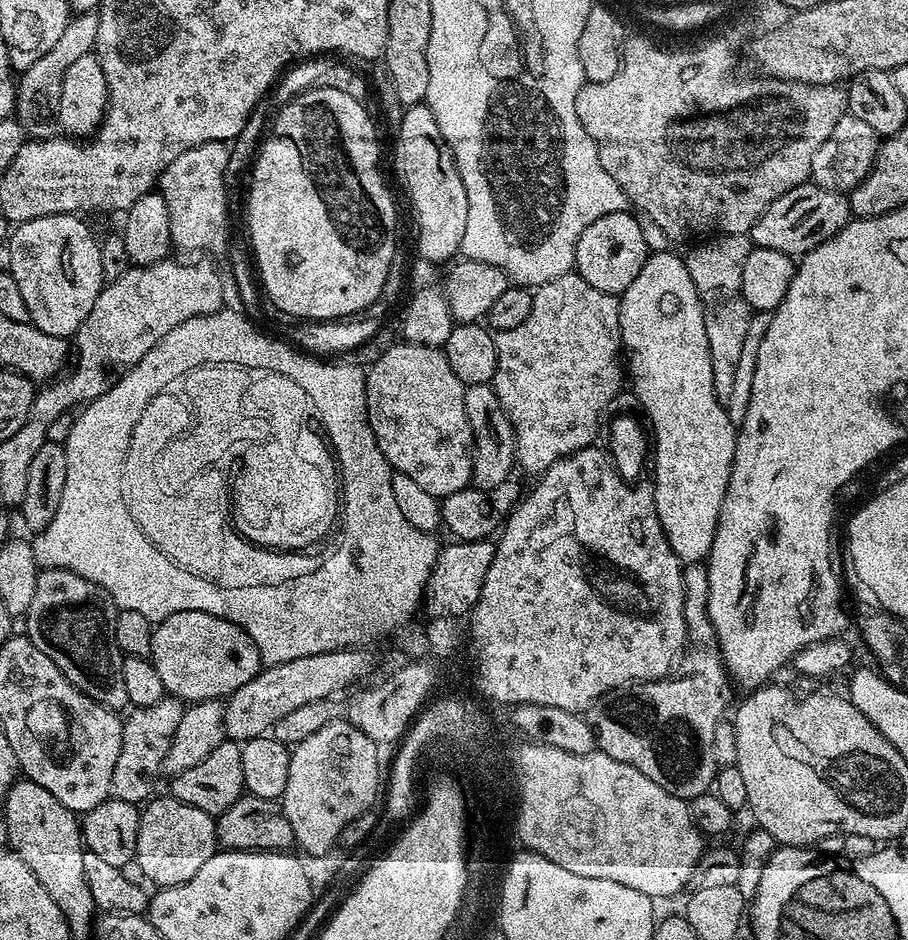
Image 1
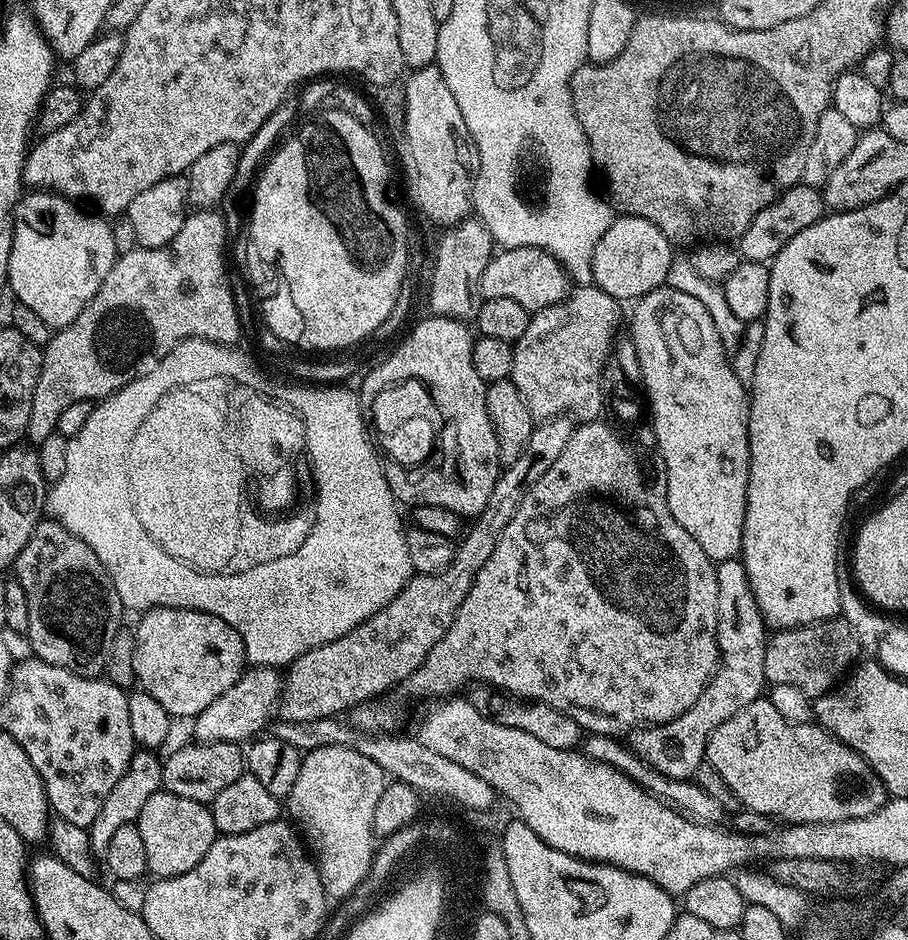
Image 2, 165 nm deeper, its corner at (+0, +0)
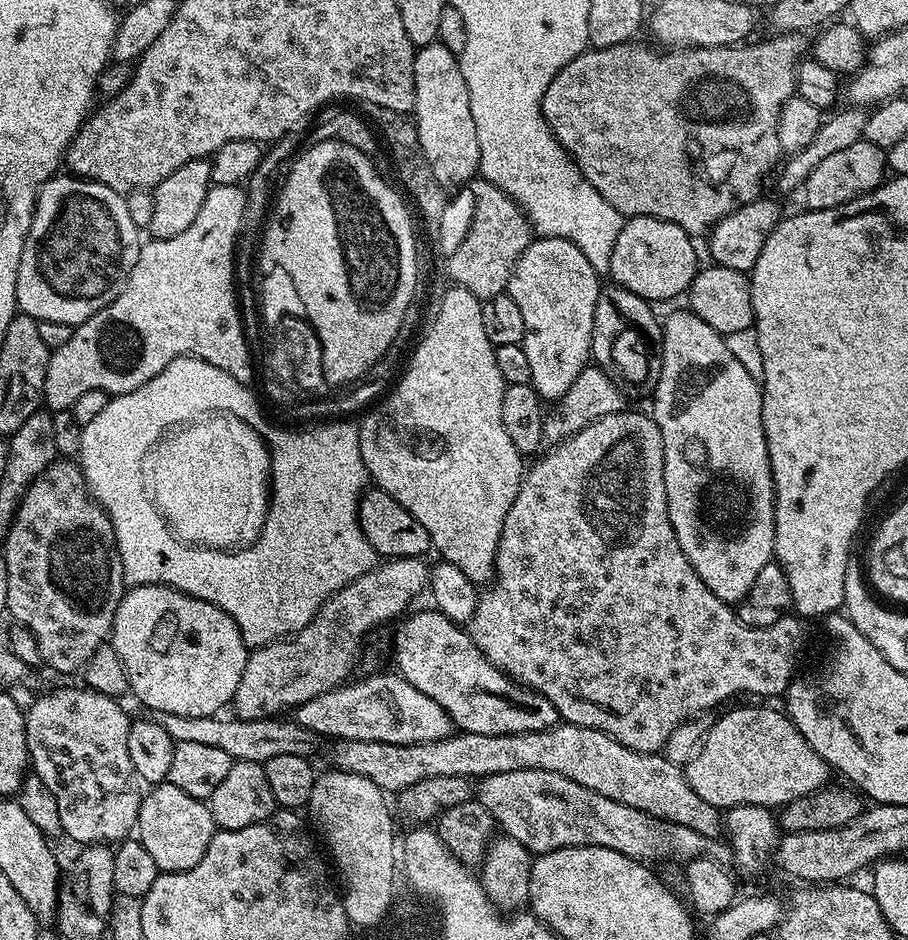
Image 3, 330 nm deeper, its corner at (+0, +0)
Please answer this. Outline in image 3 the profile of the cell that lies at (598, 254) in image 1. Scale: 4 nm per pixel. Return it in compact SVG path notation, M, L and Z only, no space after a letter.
M634 216L621 223L614 242L614 254L610 258L611 283L621 284L626 290L638 294L646 301L672 300L675 296L683 297L687 293L692 280L696 277L696 248L693 237L689 236L682 226L669 220L659 220L653 216Z

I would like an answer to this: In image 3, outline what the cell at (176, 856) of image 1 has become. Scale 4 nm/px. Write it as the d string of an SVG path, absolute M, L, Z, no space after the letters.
M165 782L149 787L143 793L134 832L161 872L181 872L190 870L190 866L198 866L216 831L207 803L190 798L186 790L178 790L178 786Z

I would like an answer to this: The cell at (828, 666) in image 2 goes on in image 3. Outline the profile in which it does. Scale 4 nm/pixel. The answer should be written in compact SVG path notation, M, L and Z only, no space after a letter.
M625 410L618 414L606 414L606 418L590 422L586 430L578 430L560 444L551 445L547 449L548 453L545 451L539 457L541 460L525 471L518 498L514 498L514 506L510 506L510 514L506 514L506 522L502 526L494 579L479 593L477 608L466 624L466 631L472 637L474 646L478 646L488 661L498 666L498 670L505 672L511 680L525 684L545 696L563 723L602 730L635 752L659 753L663 749L660 747L679 730L683 720L699 712L708 712L731 696L749 692L752 696L783 697L797 675L796 667L804 652L805 621L799 615L789 614L778 618L778 622L770 626L750 626L740 620L733 605L718 598L702 582L702 578L698 578L694 566L690 566L686 554L682 554L682 546L678 546L678 538L670 522L662 434L655 419L647 411L644 412Z

